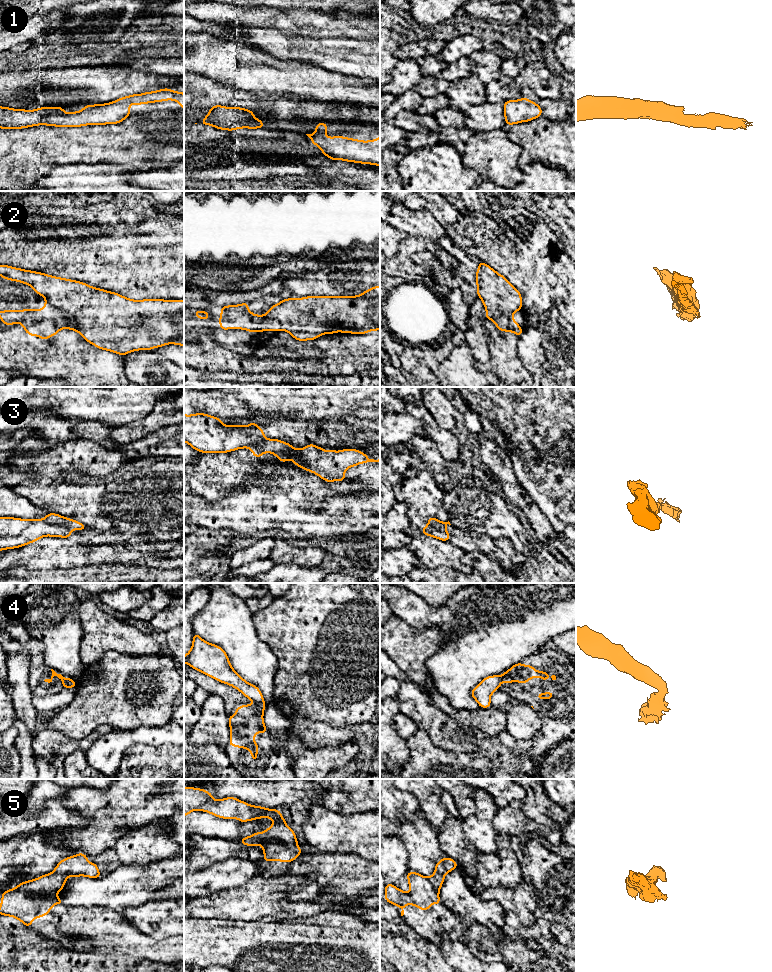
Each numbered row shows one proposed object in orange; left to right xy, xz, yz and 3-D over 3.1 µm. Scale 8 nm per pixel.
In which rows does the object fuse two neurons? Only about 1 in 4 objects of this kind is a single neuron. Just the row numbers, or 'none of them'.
2, 3, 4

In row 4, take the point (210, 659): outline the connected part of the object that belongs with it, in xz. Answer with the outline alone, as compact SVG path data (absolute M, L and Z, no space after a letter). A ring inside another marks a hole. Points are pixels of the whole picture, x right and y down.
M196 632L193 636L192 647L184 656L184 663L221 683L236 688L255 704L266 706L260 689L245 681L232 668L226 652L220 646L204 641Z

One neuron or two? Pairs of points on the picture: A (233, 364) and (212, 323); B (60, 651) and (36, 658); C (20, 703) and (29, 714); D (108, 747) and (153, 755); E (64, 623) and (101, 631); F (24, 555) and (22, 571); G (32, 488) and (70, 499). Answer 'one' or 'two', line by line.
A: two
B: two
C: one
D: two
E: two
F: two
G: one

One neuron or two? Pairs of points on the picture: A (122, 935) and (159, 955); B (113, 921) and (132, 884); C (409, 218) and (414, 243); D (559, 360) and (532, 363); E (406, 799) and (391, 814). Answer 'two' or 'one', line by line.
A: one
B: two
C: two
D: two
E: one

